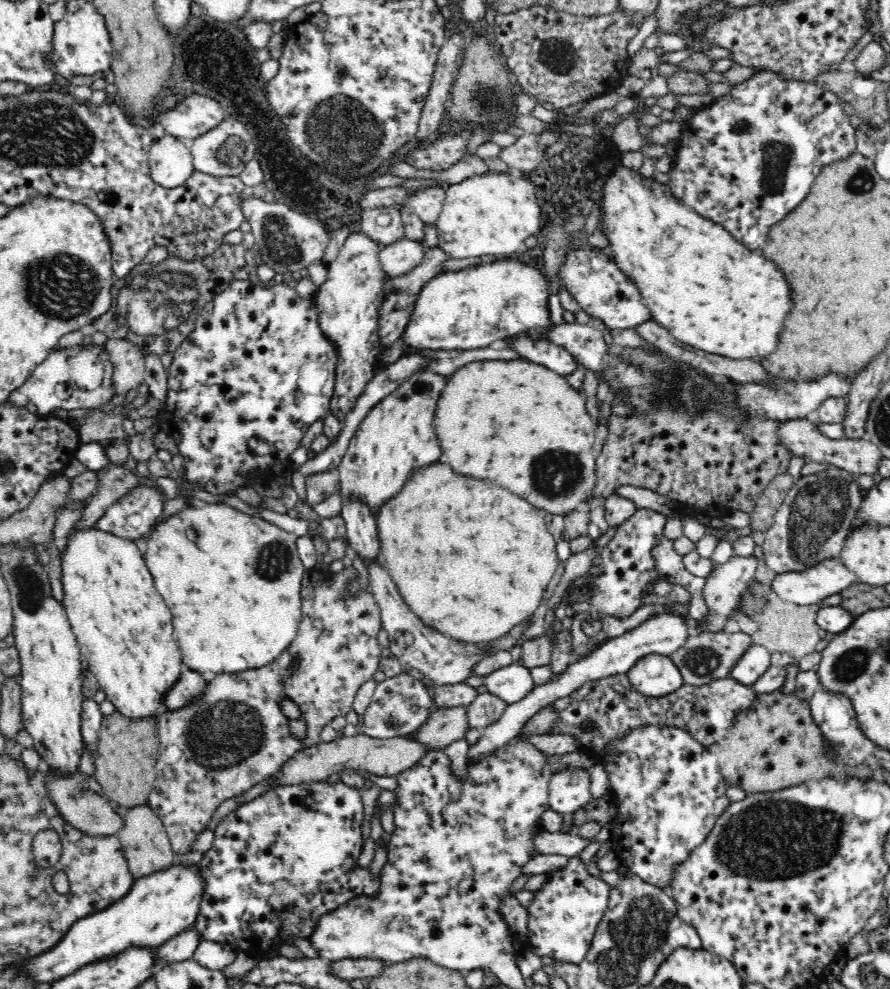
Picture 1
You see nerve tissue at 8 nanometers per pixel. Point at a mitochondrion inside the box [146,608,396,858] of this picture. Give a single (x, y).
(221, 737)

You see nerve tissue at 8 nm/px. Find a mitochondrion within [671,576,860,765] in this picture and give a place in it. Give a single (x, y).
(703, 661)

